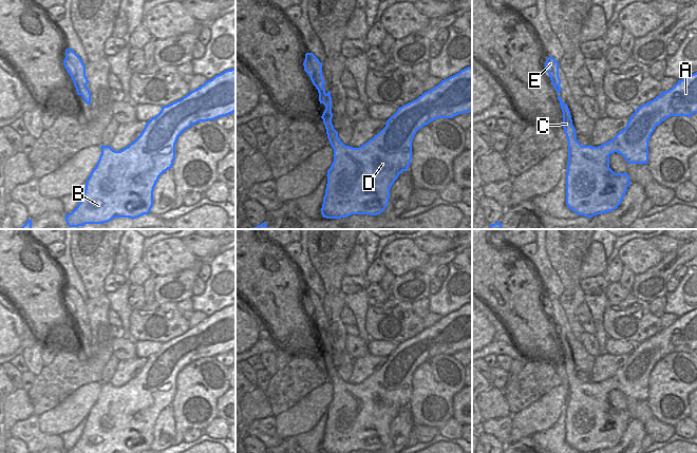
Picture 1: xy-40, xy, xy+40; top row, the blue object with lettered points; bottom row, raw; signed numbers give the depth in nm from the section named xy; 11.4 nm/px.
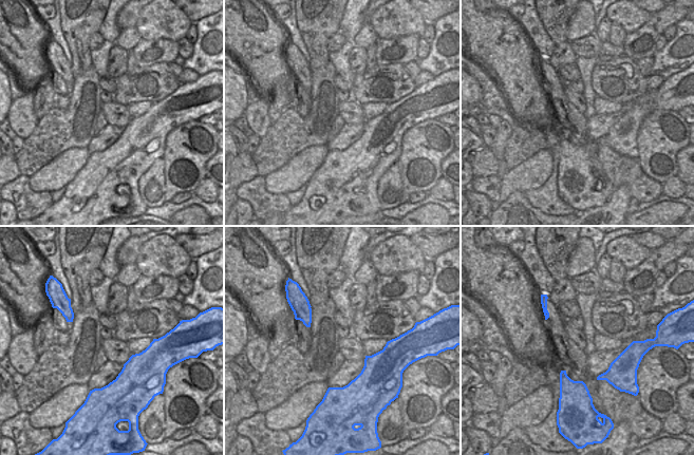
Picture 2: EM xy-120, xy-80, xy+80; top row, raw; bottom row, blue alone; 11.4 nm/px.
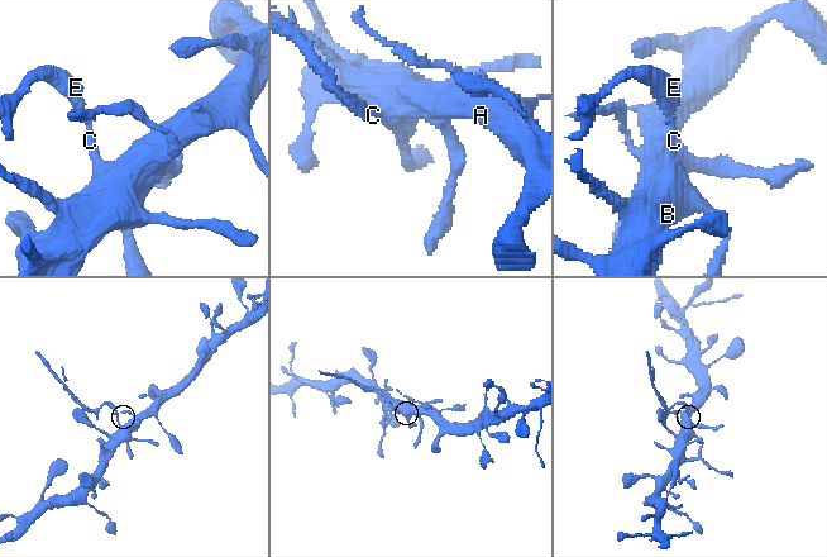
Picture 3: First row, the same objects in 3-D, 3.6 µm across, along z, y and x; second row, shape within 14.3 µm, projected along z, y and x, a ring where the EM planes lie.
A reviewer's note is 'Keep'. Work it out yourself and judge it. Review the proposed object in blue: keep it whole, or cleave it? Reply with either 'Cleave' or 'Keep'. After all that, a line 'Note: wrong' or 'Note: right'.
Cleave
Note: wrong

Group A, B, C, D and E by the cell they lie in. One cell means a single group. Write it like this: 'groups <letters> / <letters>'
groups A B D / C E

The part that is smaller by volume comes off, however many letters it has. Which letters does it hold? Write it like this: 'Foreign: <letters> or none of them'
Foreign: C, E

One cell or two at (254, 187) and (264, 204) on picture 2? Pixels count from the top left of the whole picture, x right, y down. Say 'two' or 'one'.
one

